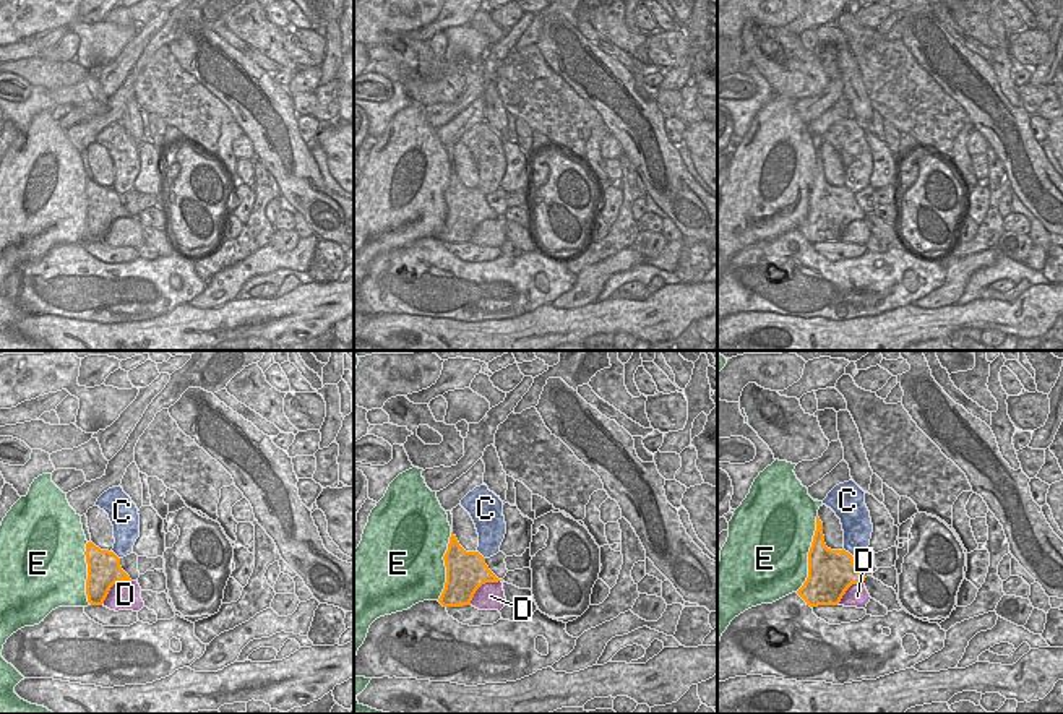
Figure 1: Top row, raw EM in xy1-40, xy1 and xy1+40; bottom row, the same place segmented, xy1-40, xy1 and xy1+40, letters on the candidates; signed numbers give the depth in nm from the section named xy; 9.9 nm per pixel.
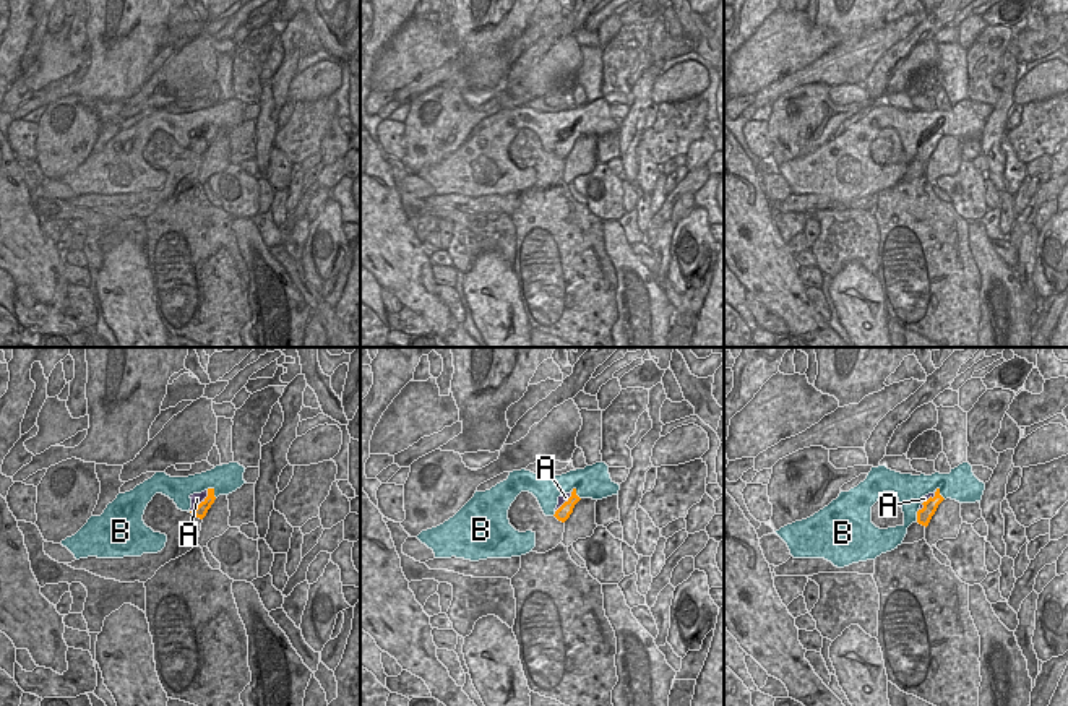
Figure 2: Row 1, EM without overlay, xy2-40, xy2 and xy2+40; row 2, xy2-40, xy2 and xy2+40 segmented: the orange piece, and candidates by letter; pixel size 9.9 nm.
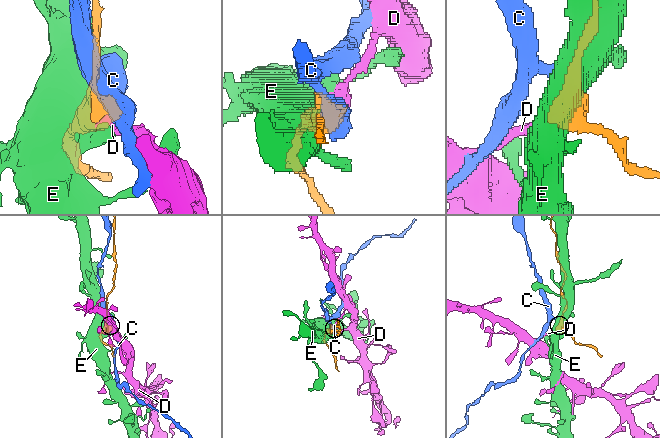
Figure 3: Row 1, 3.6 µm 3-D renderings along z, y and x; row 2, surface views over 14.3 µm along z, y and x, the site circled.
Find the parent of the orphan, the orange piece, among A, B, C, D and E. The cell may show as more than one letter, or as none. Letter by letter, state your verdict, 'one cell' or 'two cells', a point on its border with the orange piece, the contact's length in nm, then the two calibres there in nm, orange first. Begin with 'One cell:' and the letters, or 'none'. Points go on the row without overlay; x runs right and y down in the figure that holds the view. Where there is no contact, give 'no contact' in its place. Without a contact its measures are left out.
One cell: A
A: one cell | xy2-40 (202, 138) | 280 nm | 130/120 nm
B: two cells | xy2+40 (938, 130) | 150 nm | 140/320 nm
C: two cells | xy1+40 (847, 189) | 150 nm | 440/280 nm
D: two cells | xy1 (481, 221) | 400 nm | 400/280 nm
E: two cells | xy1+40 (809, 190) | 800 nm | 420/480 nm

